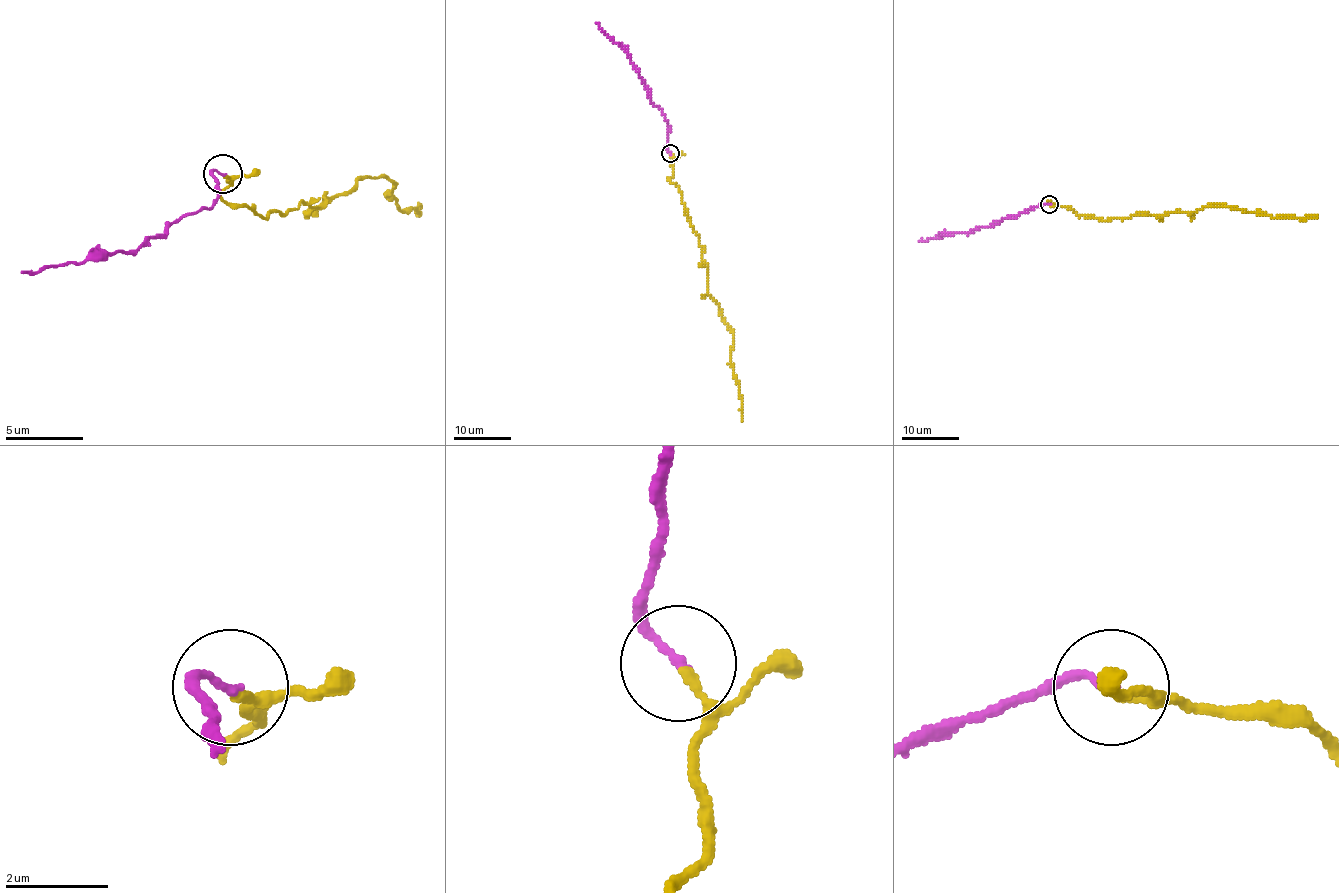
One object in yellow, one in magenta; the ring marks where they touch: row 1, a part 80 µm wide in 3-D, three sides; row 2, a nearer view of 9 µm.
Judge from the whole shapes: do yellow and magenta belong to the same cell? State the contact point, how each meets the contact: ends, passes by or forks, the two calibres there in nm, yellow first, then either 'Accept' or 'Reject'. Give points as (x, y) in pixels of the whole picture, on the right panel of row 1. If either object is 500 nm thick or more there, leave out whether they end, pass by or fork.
Place: (1049, 204). At the ring yellow passes by. At the ring magenta ends. Thickness 130 nm (yellow) against 160 nm. Accept

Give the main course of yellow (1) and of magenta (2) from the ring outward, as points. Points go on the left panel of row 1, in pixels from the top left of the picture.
1: (222, 175), (222, 198), (261, 218), (339, 198), (362, 179), (393, 182), (401, 210), (421, 206)
2: (222, 175), (214, 171), (214, 202), (206, 210), (171, 225), (163, 237), (136, 253), (89, 253), (22, 272)

